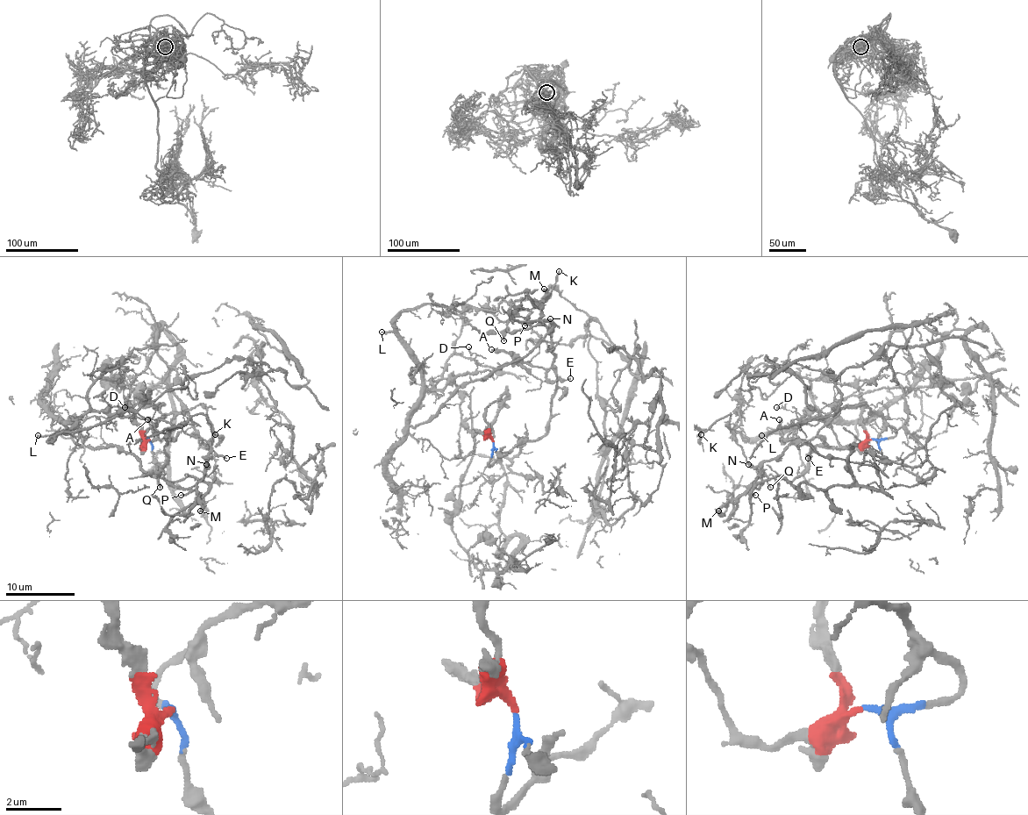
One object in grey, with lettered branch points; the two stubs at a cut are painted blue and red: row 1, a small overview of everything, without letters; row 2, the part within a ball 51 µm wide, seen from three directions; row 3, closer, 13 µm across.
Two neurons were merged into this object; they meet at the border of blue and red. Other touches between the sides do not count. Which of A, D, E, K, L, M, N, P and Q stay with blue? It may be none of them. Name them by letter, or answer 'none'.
A, E, K, M, N, P, Q

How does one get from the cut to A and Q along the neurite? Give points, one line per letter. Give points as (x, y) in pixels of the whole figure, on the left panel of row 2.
A: (149, 439), (146, 431), (161, 417), (199, 405), (206, 409), (213, 439), (182, 431), (156, 438), (147, 418)
Q: (149, 439), (146, 431), (161, 417), (206, 409), (213, 436), (204, 475), (174, 488), (161, 474), (160, 488)

